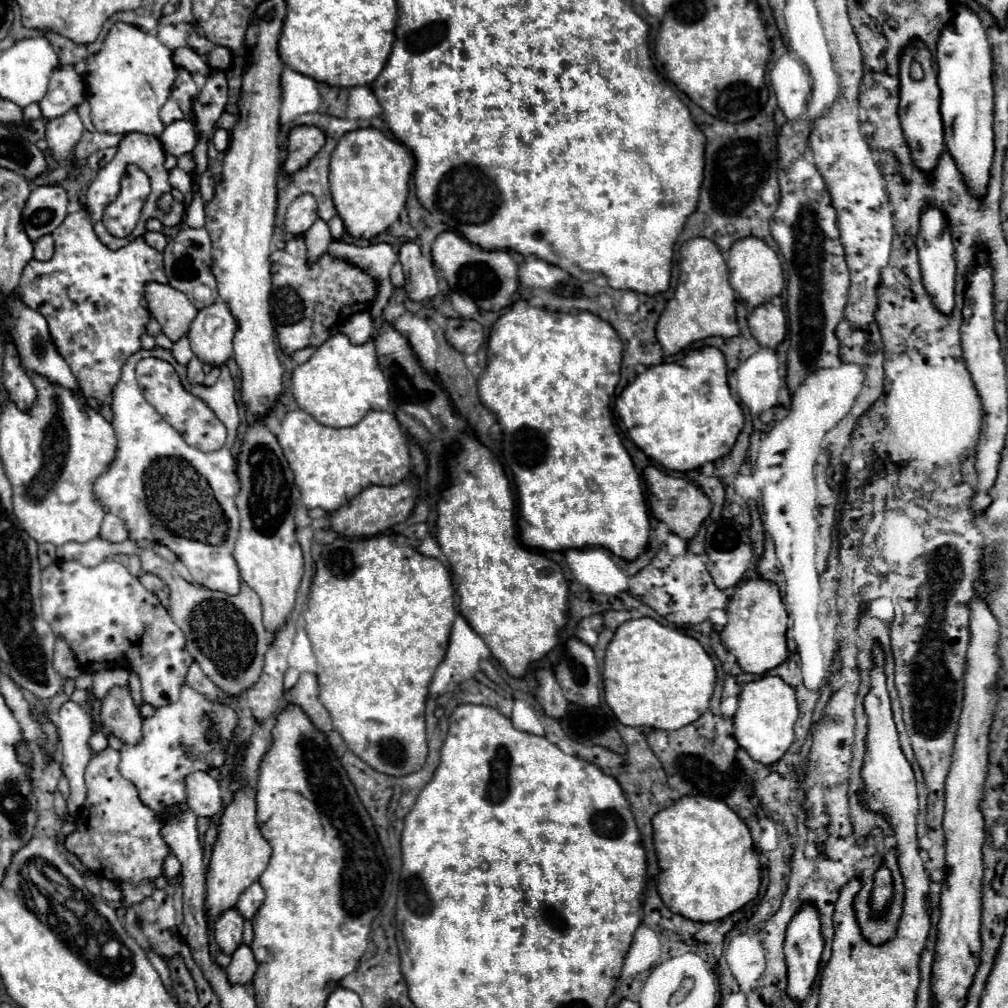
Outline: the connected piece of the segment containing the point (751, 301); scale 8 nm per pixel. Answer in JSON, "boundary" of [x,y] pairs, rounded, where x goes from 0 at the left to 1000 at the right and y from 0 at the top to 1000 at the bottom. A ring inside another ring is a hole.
{"boundary":[[[737,236],[731,238],[723,248],[723,282],[729,288],[729,292],[741,302],[741,306],[751,306],[753,302],[763,300],[767,294],[773,294],[779,282],[775,260],[771,252],[753,236]]]}

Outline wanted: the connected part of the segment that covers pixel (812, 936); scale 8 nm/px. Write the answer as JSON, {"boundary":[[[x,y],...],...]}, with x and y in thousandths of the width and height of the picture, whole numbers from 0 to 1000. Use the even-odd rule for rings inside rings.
{"boundary":[[[795,897],[791,907],[785,911],[781,919],[781,929],[779,929],[779,952],[783,960],[783,980],[781,986],[789,992],[799,992],[803,986],[803,980],[811,968],[813,962],[813,952],[816,944],[816,927],[814,927],[814,911],[813,903],[807,897]]]}

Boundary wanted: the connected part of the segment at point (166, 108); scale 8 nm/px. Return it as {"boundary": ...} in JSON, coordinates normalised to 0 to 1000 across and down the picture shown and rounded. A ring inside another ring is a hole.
{"boundary":[[[166,99],[166,101],[162,103],[158,115],[160,115],[160,119],[162,119],[164,125],[170,123],[170,121],[174,121],[174,119],[182,119],[182,111],[180,111],[180,107],[178,107],[172,99]]]}

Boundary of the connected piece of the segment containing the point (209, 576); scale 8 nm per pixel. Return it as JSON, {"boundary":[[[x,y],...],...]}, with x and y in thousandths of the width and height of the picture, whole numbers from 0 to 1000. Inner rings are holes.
{"boundary":[[[154,343],[150,347],[138,347],[138,349],[130,351],[126,355],[126,361],[122,363],[120,377],[112,385],[110,407],[112,407],[110,421],[116,431],[116,450],[114,450],[114,456],[108,460],[106,468],[102,468],[102,472],[98,472],[98,476],[94,476],[94,492],[98,492],[98,500],[102,500],[102,506],[114,508],[114,512],[118,512],[122,516],[122,520],[126,520],[126,528],[130,528],[130,532],[128,532],[130,536],[134,536],[134,538],[136,536],[152,536],[152,538],[162,540],[168,546],[172,546],[176,550],[176,554],[188,563],[188,567],[195,579],[209,583],[209,585],[235,589],[239,569],[237,569],[235,558],[231,554],[231,540],[233,540],[235,526],[237,526],[237,508],[233,502],[233,490],[237,488],[237,474],[233,468],[235,462],[233,462],[233,454],[231,454],[231,440],[235,437],[235,425],[239,421],[239,413],[237,413],[237,403],[233,399],[233,379],[229,375],[227,365],[223,361],[219,363],[219,373],[211,383],[189,381],[186,377],[186,365],[180,363],[172,355],[170,347],[164,347],[158,343]],[[144,353],[156,353],[156,355],[170,359],[176,365],[176,371],[182,375],[182,381],[186,381],[193,393],[199,393],[199,397],[203,397],[207,401],[207,405],[219,415],[219,419],[225,425],[225,438],[219,446],[199,448],[195,444],[189,444],[156,411],[156,407],[144,399],[140,385],[134,377],[134,361]],[[203,470],[207,470],[207,474],[211,474],[211,480],[219,480],[221,484],[217,484],[217,486],[223,486],[223,488],[213,488],[215,484],[209,482],[209,478]]]}

